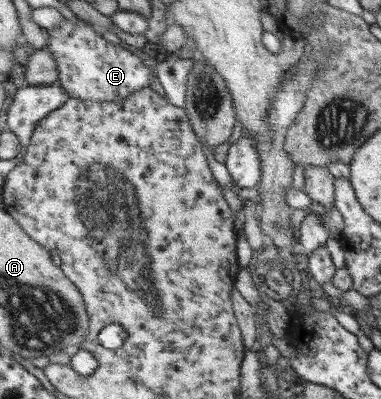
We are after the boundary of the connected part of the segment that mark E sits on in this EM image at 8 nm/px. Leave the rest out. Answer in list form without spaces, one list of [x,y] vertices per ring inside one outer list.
[[[80,19],[63,22],[50,30],[50,41],[45,48],[59,65],[59,83],[71,97],[84,101],[99,101],[110,104],[111,101],[122,101],[129,95],[138,93],[152,85],[154,69],[142,61],[143,51],[132,53],[130,49],[110,43],[98,33],[95,25]]]

